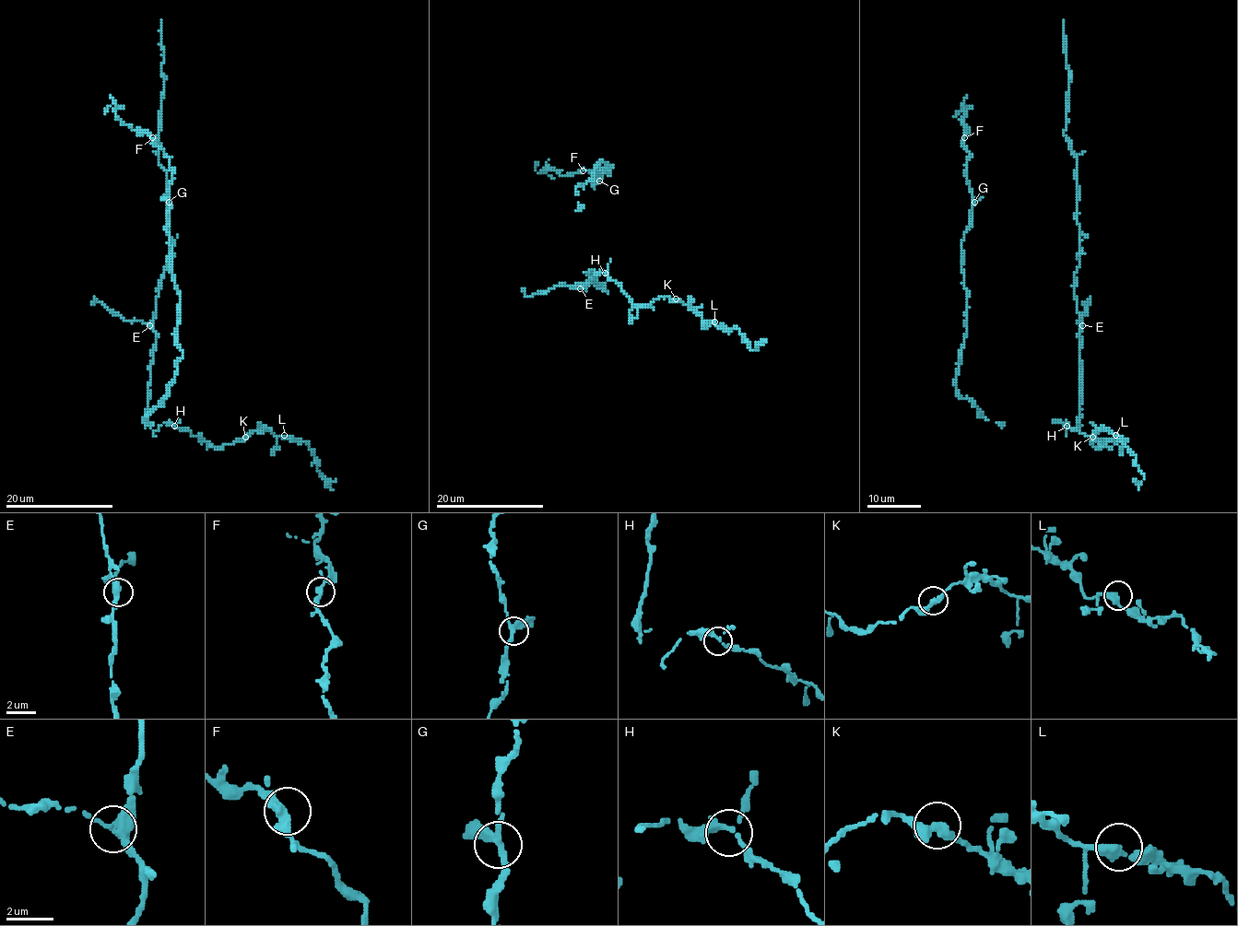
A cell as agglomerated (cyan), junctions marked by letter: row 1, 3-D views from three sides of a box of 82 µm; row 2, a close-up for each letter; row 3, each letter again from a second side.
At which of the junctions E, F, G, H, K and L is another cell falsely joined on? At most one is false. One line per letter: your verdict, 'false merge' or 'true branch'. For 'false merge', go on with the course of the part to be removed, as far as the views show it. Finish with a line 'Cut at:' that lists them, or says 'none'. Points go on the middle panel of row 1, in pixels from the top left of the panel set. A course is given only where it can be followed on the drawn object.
E: false merge; course (580, 287), (558, 285), (532, 296), (526, 296), (521, 289)
F: true branch
G: true branch
H: true branch
K: true branch
L: true branch
Cut at: E

